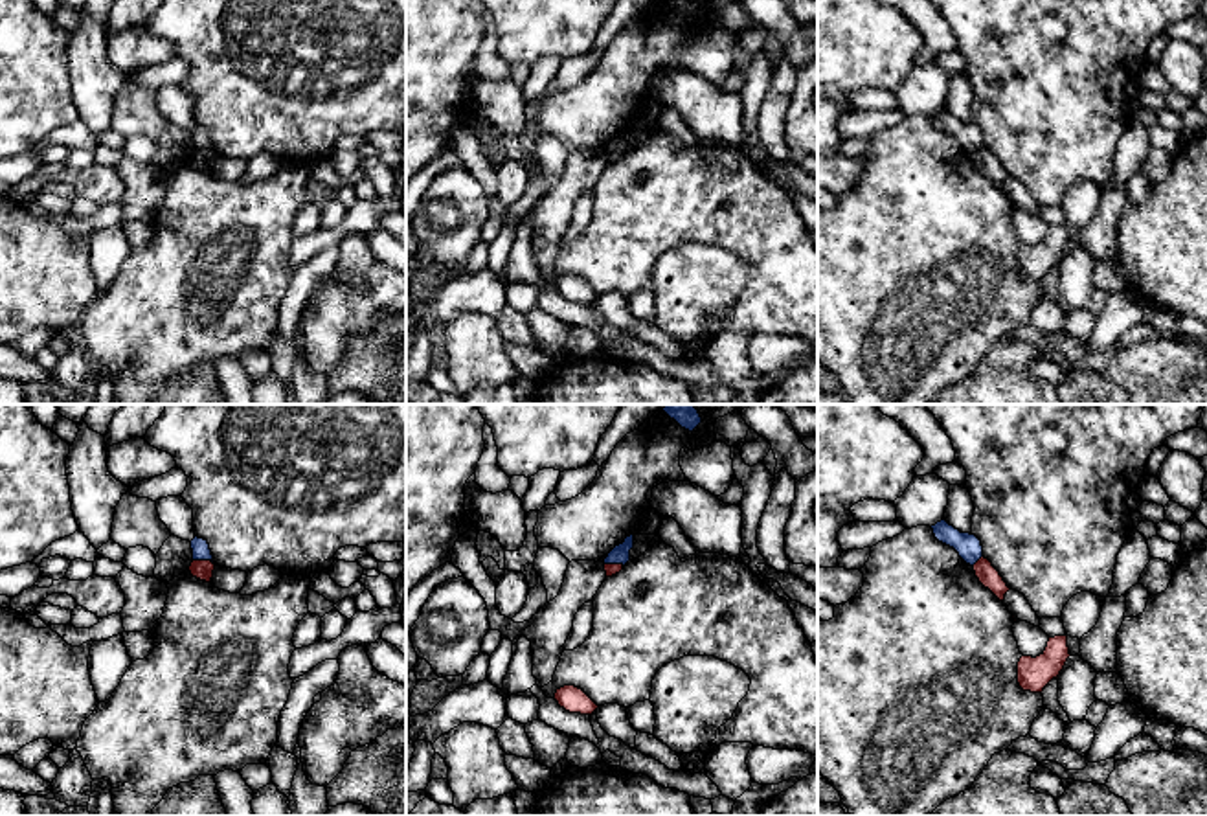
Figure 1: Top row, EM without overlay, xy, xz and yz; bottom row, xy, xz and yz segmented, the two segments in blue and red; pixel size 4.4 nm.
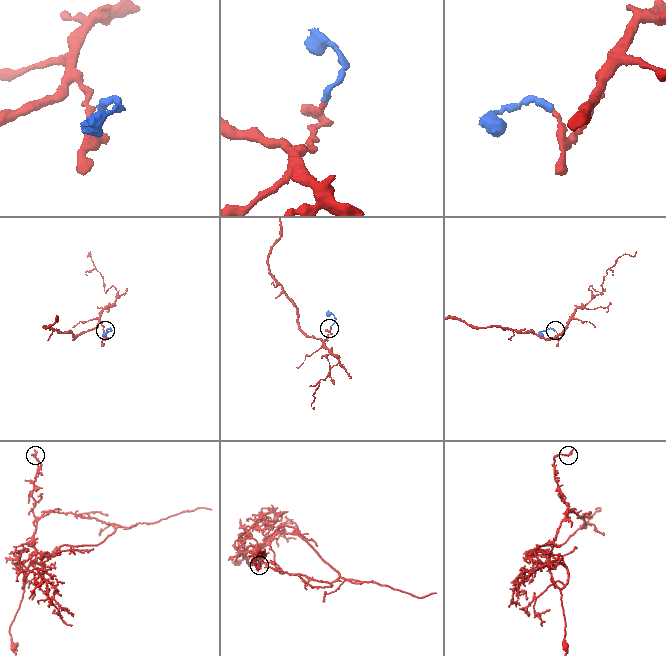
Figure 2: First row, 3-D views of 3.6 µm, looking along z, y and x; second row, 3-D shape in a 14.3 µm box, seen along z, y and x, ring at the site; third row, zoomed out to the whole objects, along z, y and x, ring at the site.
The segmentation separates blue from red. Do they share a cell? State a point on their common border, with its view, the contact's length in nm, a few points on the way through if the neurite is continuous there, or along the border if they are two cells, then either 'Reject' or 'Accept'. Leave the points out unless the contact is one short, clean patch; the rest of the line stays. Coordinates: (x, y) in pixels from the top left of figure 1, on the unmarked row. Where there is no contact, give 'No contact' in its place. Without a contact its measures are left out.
Touches blue at xy (203, 147). Shared border 90 nm. Boundary: xy (193, 147), (208, 147), (212, 151). Reject

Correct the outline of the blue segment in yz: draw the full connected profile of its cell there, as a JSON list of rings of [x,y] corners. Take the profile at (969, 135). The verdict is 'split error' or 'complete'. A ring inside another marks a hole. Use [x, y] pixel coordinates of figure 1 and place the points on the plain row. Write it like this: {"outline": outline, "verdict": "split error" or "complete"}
{"outline": [[[946,108],[937,110],[931,118],[935,127],[953,136],[966,153],[974,154],[983,145],[983,134],[976,123],[961,121]]], "verdict": "complete"}

